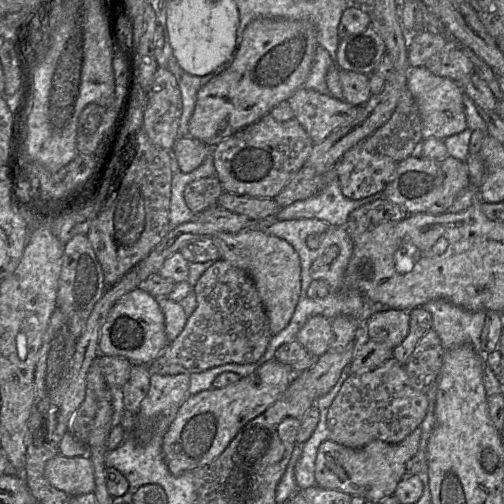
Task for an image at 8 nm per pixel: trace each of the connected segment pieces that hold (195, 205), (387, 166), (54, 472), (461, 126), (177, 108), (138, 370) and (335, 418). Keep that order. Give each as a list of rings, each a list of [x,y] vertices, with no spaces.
[[[217,176],[201,178],[188,184],[184,190],[187,206],[194,214],[217,205],[224,189]]]
[[[363,143],[348,150],[336,165],[341,191],[350,200],[383,193],[397,169],[392,158],[367,151]]]
[[[57,454],[47,461],[47,480],[70,497],[94,492],[94,468],[88,456],[66,457]]]
[[[411,66],[408,71],[407,88],[420,112],[423,139],[444,140],[468,128],[463,104],[464,92],[454,81],[436,76],[425,67]]]
[[[157,69],[147,96],[143,128],[154,144],[171,151],[182,113],[181,92],[171,71]]]
[[[132,364],[129,379],[122,387],[123,402],[127,413],[138,414],[141,403],[149,391],[150,377],[148,365]]]
[[[391,357],[381,366],[352,373],[345,380],[328,410],[329,440],[353,449],[373,440],[400,443],[420,427],[428,405],[427,395],[411,385],[405,366]]]

